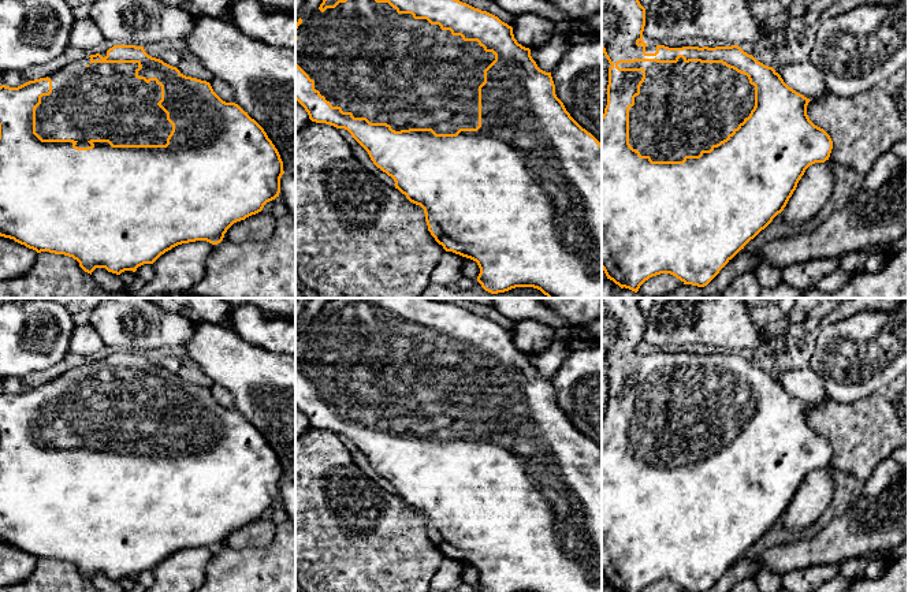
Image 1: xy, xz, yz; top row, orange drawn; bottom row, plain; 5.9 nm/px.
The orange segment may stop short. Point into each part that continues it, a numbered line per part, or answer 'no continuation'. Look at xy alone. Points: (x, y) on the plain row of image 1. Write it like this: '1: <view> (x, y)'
1: xy (103, 408)

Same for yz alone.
1: yz (683, 414)

